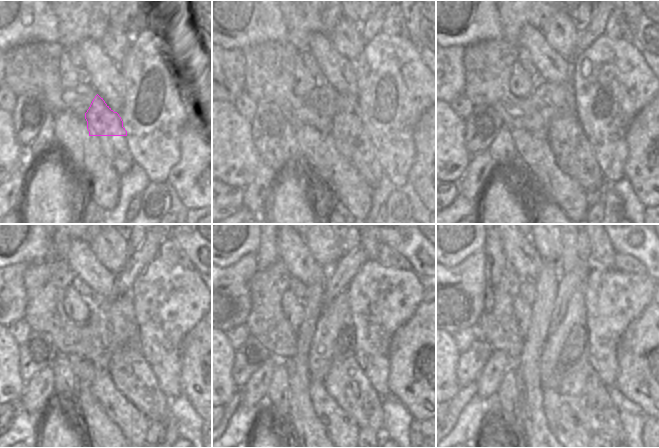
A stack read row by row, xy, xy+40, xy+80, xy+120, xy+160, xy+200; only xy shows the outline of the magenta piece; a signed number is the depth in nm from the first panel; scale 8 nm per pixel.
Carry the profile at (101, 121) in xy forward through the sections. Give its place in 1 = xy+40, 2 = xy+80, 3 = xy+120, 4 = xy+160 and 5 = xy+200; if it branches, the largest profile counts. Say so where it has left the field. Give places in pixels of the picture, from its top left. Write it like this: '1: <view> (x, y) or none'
1: xy+40 (341, 123)
2: xy+80 (571, 125)
3: xy+120 (124, 383)
4: xy+160 (348, 383)
5: xy+200 (583, 391)

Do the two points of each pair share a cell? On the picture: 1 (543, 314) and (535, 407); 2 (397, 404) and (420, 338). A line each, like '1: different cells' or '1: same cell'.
1: same cell
2: different cells

